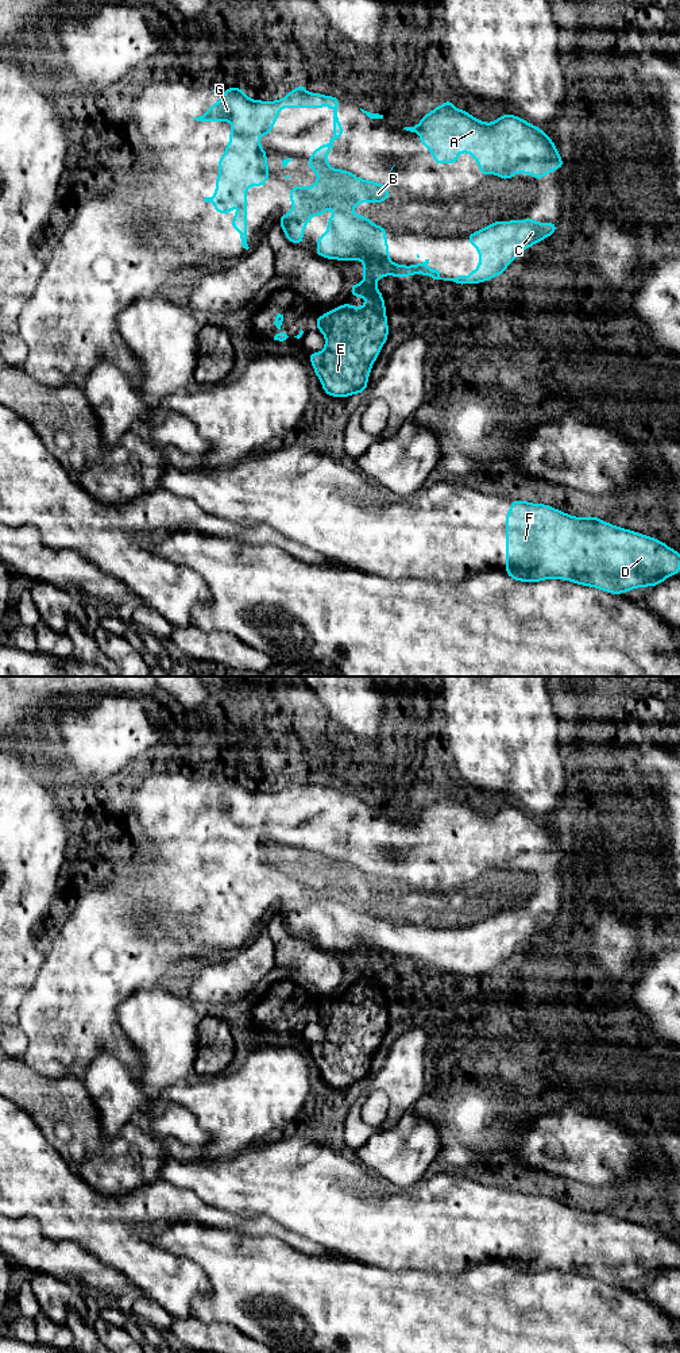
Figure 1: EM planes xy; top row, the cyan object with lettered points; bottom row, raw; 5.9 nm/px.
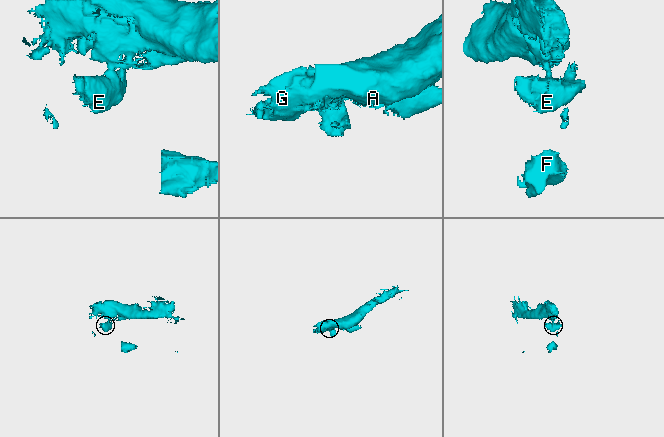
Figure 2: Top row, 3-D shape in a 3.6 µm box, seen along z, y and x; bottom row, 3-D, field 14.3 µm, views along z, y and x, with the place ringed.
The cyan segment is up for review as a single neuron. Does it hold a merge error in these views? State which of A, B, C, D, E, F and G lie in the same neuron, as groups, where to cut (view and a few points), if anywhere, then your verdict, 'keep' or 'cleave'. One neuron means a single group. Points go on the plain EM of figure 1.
A B C D F G / E; cut in xy along (364, 972), (374, 975); cleave

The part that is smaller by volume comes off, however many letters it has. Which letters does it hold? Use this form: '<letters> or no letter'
E

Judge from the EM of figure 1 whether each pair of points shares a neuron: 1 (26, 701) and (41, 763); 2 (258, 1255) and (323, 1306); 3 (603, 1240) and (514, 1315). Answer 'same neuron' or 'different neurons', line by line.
1: same neuron
2: same neuron
3: different neurons

